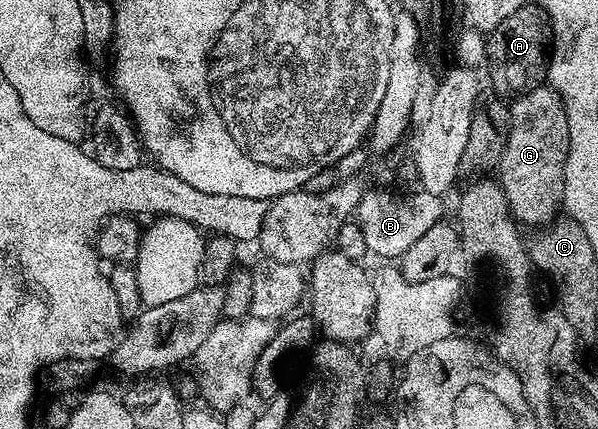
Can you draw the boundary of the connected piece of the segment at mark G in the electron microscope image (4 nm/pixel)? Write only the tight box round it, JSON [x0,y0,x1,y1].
[496,87,570,227]

